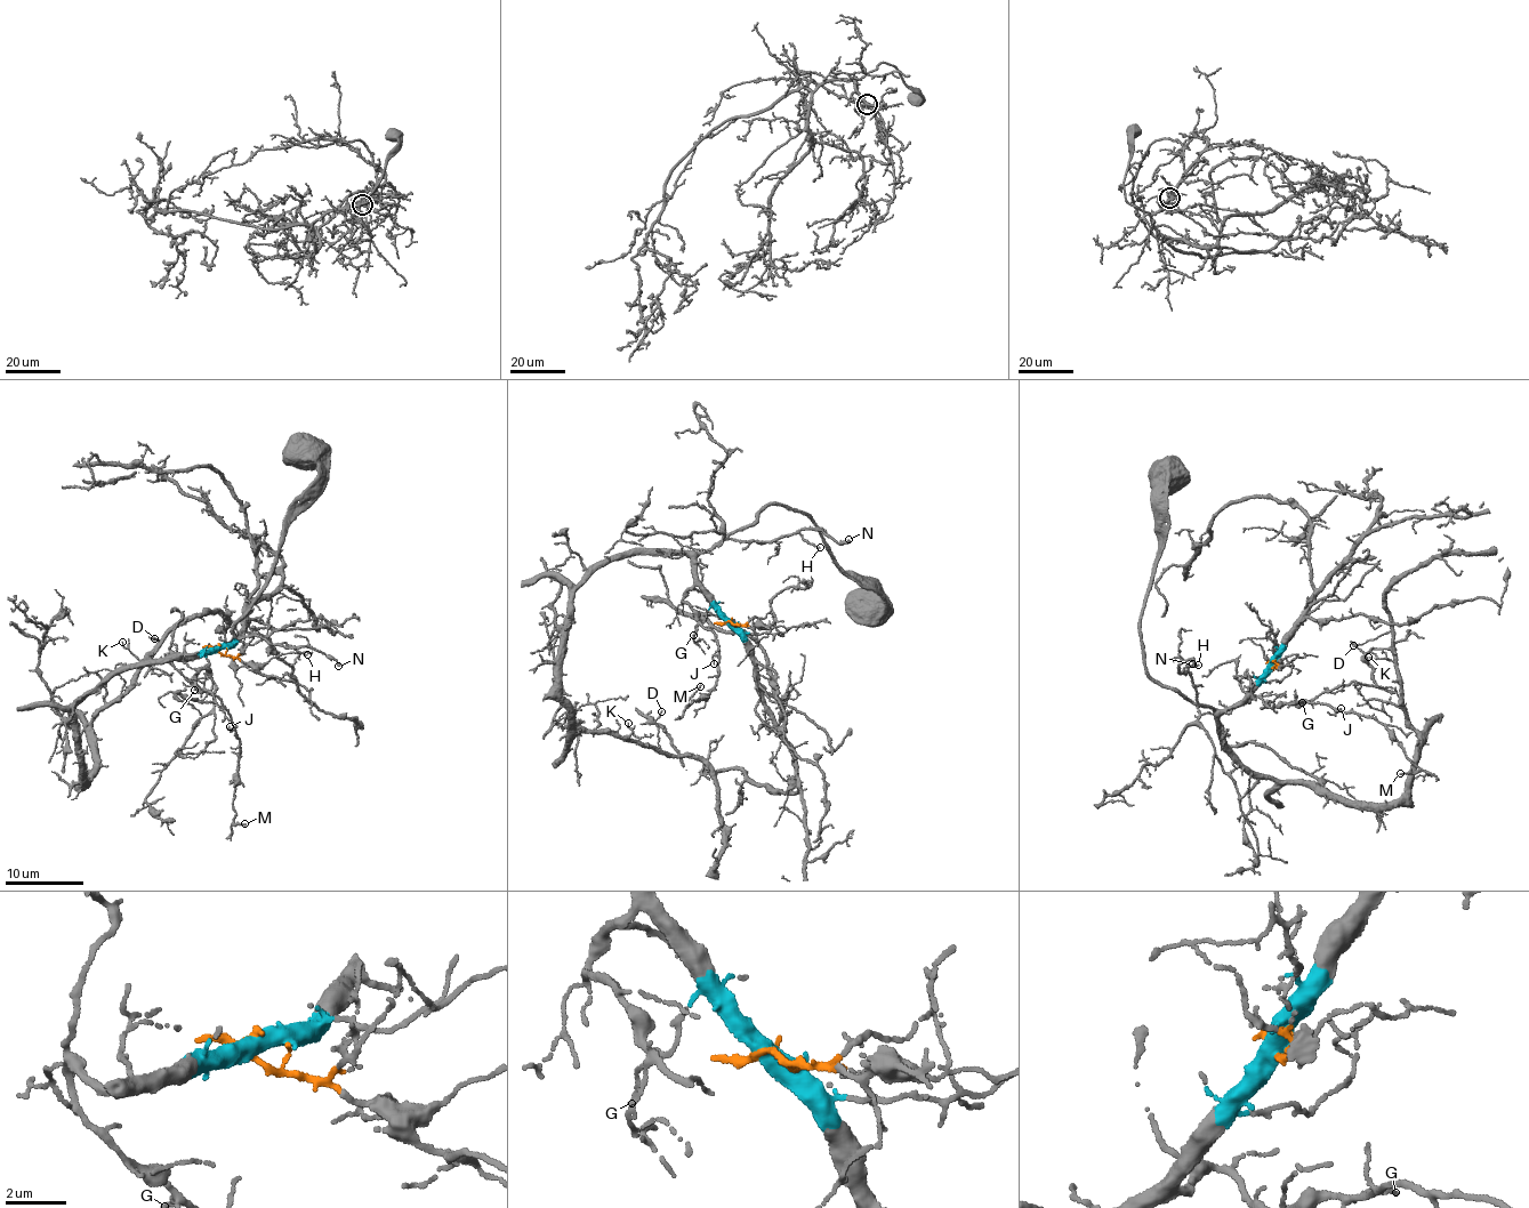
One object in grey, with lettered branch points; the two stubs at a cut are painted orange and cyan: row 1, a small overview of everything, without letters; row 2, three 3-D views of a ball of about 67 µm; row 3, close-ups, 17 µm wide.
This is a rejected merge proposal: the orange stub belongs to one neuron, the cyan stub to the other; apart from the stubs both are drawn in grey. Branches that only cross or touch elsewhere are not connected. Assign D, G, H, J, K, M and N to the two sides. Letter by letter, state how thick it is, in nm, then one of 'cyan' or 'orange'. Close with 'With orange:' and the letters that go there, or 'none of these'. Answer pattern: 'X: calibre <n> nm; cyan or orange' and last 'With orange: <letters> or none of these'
D: calibre 120 nm; cyan
G: calibre 120 nm; cyan
H: calibre 110 nm; cyan
J: calibre 100 nm; cyan
K: calibre 90 nm; cyan
M: calibre 120 nm; cyan
N: calibre 140 nm; cyan
With orange: none of these

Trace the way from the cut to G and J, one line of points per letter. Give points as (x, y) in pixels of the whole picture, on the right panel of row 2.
G: (1271, 666), (1264, 668), (1247, 701), (1255, 694), (1271, 707), (1303, 702)
J: (1271, 666), (1264, 668), (1247, 701), (1255, 694), (1271, 707), (1306, 702), (1325, 703), (1335, 714), (1342, 708)

